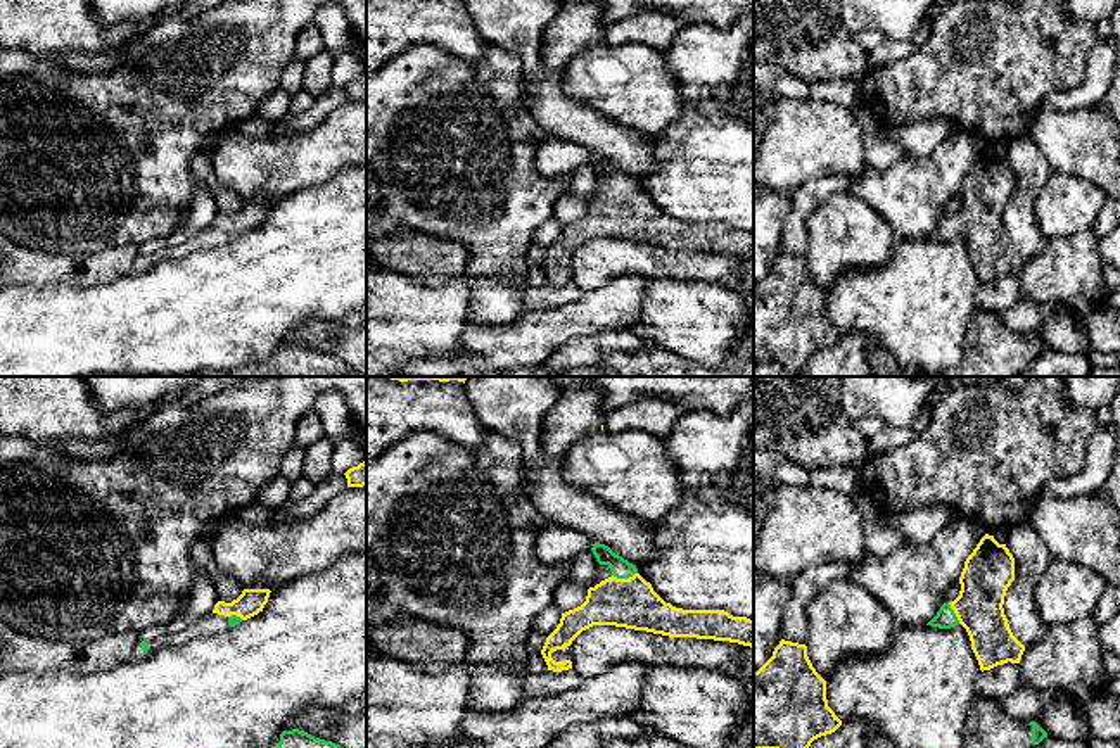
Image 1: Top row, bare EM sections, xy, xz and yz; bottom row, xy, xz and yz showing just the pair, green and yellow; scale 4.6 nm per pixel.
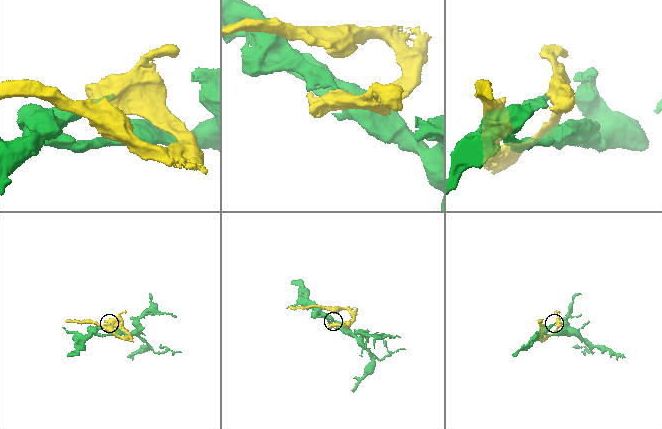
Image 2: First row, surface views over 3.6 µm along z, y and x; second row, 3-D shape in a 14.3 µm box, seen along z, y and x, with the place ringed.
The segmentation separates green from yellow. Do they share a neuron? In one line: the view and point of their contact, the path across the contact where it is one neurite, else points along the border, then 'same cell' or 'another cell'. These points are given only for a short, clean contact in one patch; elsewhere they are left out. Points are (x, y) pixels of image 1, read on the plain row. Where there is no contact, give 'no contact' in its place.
meets green in xz at (624, 190); runs through xz (621, 182), (624, 190), (626, 211), (631, 216); same cell

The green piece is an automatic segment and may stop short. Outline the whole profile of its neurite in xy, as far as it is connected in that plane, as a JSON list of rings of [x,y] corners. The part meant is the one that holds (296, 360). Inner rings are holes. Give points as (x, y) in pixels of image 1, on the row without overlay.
[[[287,340],[266,361],[232,370],[204,370],[190,377],[347,377],[353,366],[339,358],[318,352],[299,342]]]

